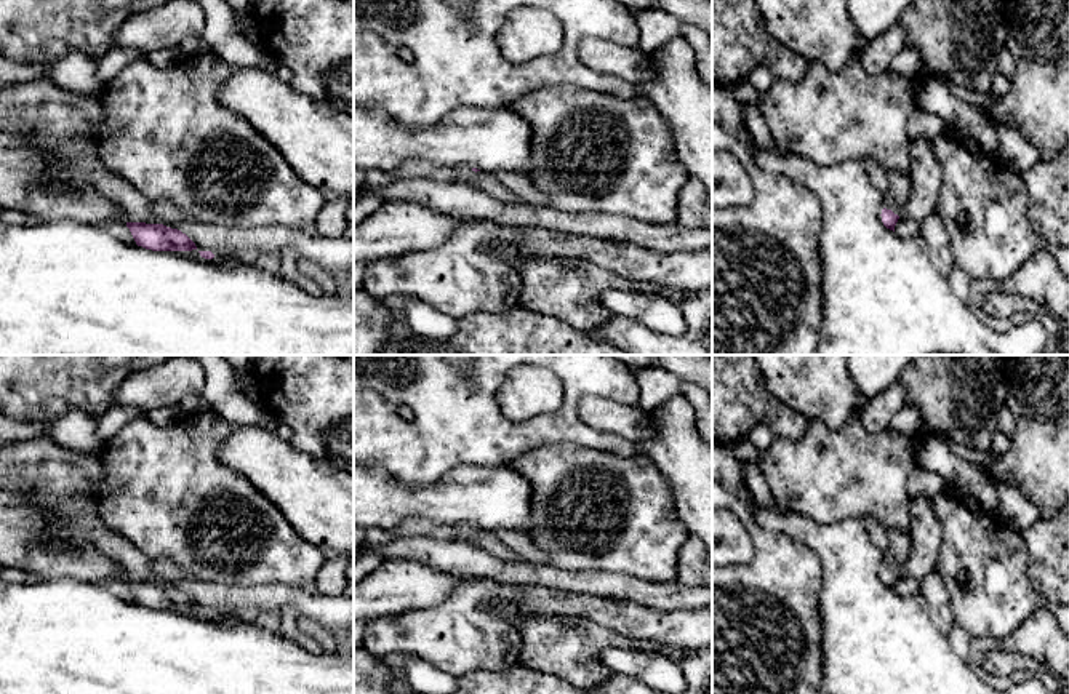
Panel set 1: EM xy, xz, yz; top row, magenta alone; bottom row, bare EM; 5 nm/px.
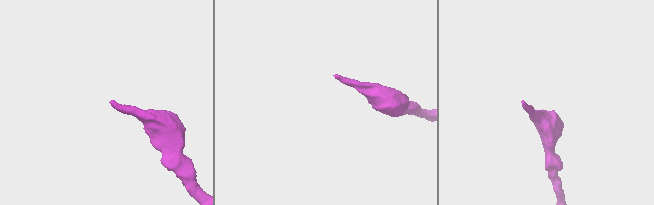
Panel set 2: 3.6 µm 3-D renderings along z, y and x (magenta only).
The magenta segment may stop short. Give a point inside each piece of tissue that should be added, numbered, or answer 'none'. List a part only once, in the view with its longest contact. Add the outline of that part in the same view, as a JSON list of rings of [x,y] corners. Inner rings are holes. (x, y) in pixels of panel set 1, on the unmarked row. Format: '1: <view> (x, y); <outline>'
1: xy (74, 518); [[[35,489],[24,494],[40,505],[54,537],[74,547],[98,548],[122,568],[123,579],[165,582],[152,571],[150,558],[104,523],[96,499],[83,494],[45,494]]]

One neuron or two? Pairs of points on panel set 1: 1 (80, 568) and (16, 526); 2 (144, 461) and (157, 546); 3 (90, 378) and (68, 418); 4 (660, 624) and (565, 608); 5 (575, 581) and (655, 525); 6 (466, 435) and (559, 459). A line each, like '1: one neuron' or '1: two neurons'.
1: one neuron
2: one neuron
3: two neurons
4: one neuron
5: two neurons
6: two neurons

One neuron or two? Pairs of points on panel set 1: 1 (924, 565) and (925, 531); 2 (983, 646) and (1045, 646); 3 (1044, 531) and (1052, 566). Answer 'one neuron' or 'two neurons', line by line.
1: one neuron
2: one neuron
3: one neuron

